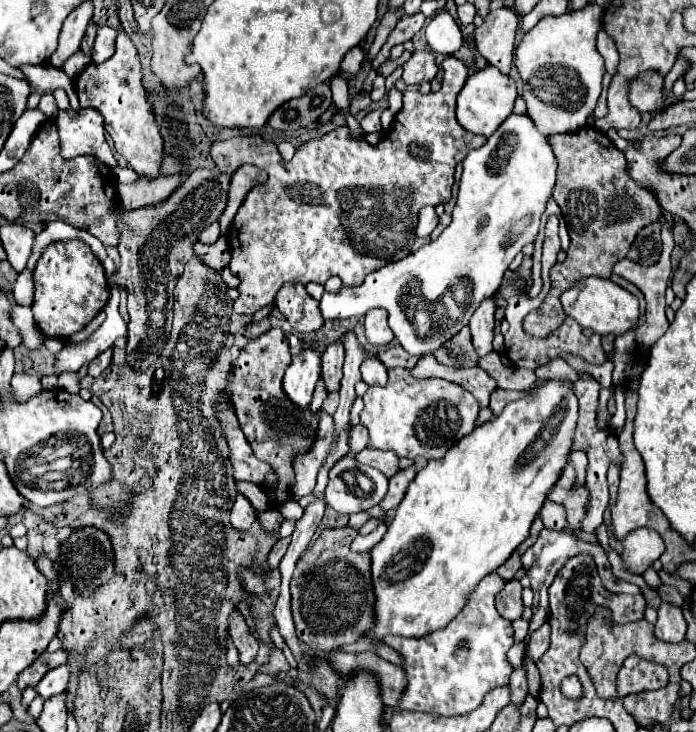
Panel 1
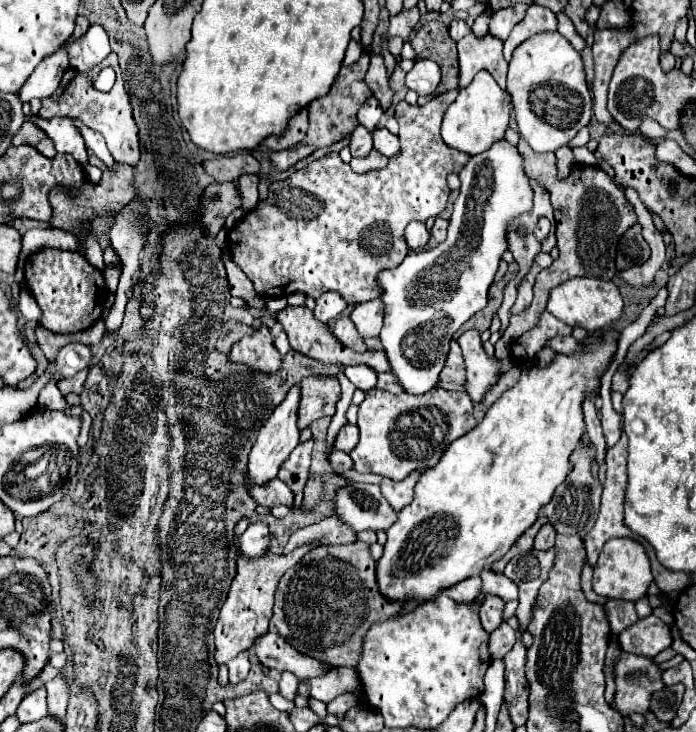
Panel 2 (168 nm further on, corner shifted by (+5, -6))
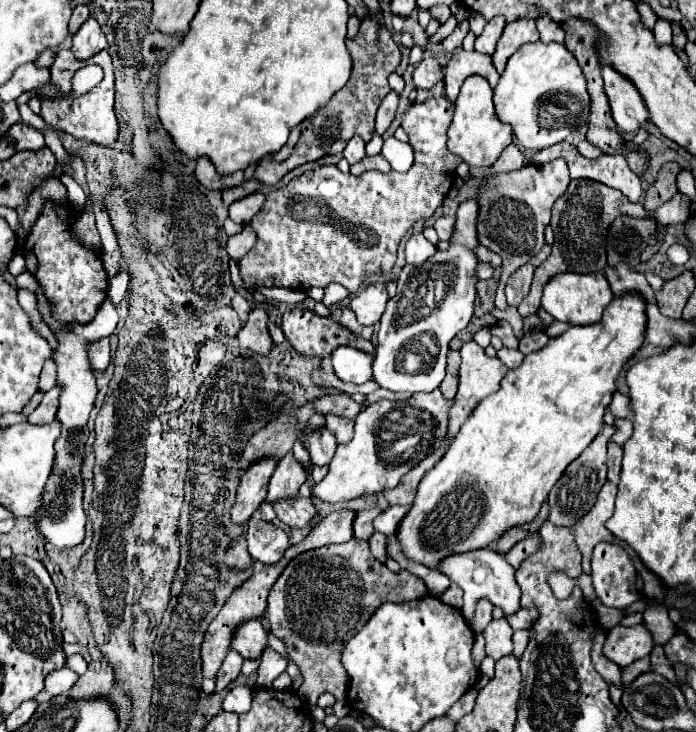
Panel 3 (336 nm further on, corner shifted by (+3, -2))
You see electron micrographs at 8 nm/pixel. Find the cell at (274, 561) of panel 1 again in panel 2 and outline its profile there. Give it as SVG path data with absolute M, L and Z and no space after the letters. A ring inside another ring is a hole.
M334 514L330 518L324 518L322 522L302 528L300 532L294 532L284 546L284 554L312 540L320 540L322 544L352 544L356 542L356 532L346 522L342 522L340 516Z

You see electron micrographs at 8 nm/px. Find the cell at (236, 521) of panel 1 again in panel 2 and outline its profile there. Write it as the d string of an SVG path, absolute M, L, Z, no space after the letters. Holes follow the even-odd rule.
M254 522L248 526L248 530L240 538L242 552L248 558L260 558L270 548L270 530L262 522Z

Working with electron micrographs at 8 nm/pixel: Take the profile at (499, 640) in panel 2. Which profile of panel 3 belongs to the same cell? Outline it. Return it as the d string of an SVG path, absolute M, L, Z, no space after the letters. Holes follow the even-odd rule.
M506 618L492 620L484 630L484 638L486 638L486 654L494 660L512 652L512 628Z

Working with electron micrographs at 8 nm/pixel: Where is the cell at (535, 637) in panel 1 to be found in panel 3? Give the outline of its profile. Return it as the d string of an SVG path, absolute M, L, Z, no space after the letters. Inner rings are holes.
M516 630L516 632L514 632L514 656L516 656L516 658L522 656L526 644L528 644L528 636L530 636L528 630Z

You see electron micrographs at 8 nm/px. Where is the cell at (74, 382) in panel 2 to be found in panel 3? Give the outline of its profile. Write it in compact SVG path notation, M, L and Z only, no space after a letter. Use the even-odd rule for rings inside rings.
M52 388L44 394L40 406L30 414L30 422L32 424L44 424L44 422L52 422L56 418L56 408L58 408L58 396L60 396L60 388Z

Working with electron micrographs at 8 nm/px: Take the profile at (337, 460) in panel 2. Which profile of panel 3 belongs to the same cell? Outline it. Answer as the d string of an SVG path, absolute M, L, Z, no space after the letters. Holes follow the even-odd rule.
M320 428L320 430L312 432L310 436L302 436L302 442L308 448L312 462L316 466L328 466L332 462L332 456L336 454L336 448L338 448L336 438L326 428Z

